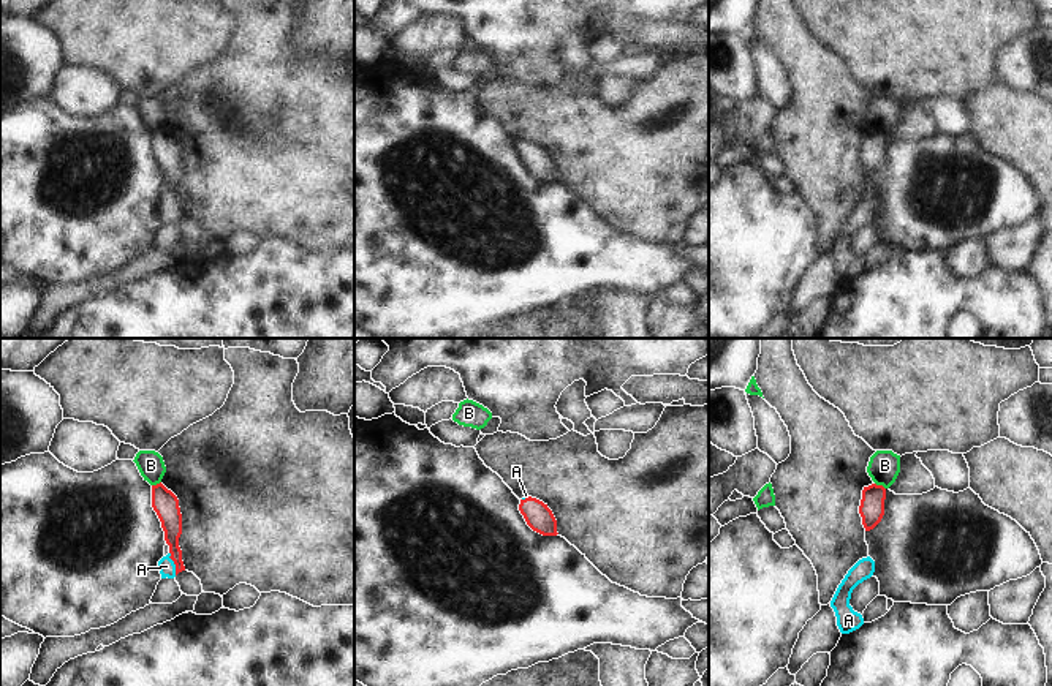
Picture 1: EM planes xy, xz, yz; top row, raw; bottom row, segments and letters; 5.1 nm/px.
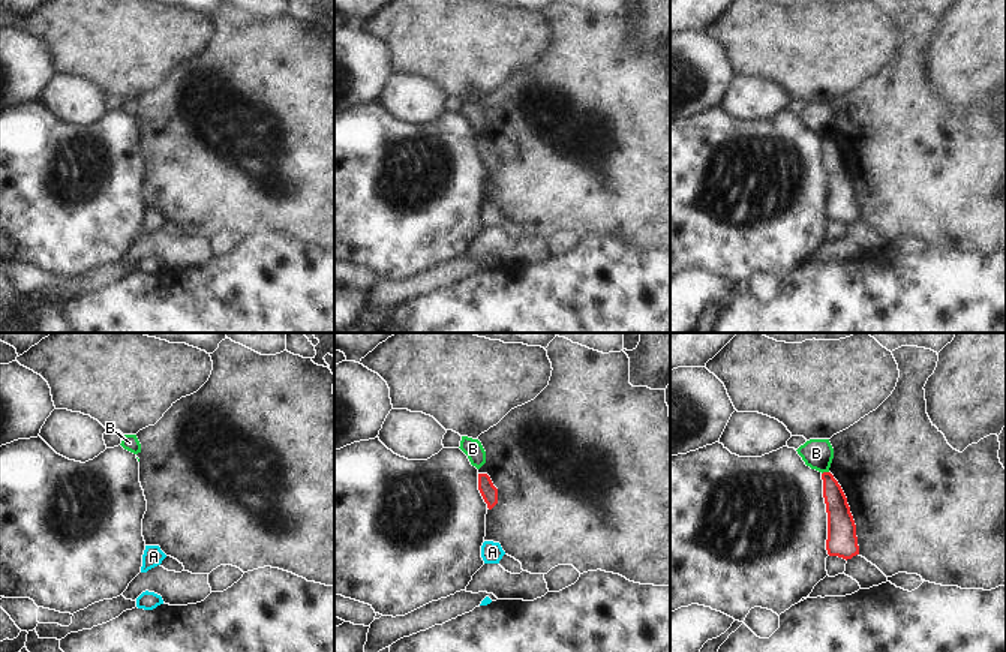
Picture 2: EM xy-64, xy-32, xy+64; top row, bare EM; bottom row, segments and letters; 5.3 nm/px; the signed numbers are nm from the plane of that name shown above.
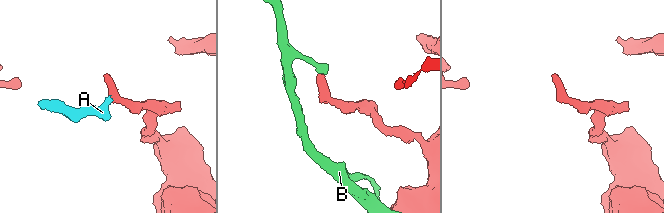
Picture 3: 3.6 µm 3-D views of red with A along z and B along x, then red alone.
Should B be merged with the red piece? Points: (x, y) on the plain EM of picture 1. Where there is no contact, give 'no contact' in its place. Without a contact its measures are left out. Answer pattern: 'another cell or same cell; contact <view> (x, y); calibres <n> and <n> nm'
another cell; contact yz (880, 131); calibres 130 and 160 nm

